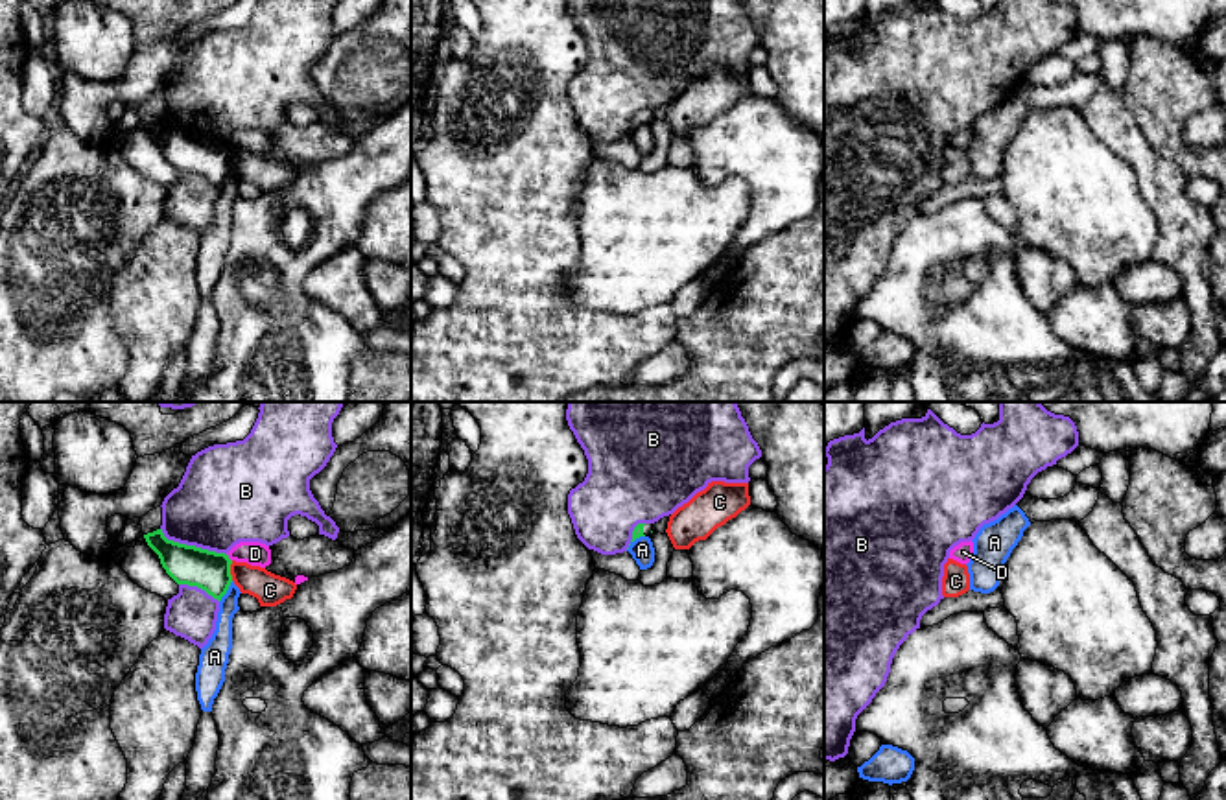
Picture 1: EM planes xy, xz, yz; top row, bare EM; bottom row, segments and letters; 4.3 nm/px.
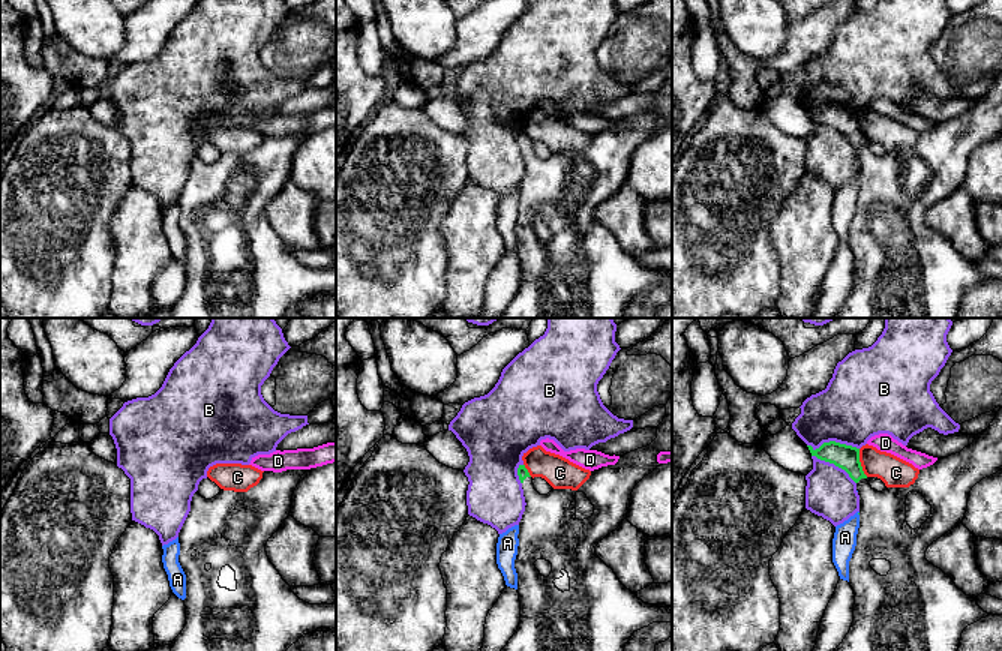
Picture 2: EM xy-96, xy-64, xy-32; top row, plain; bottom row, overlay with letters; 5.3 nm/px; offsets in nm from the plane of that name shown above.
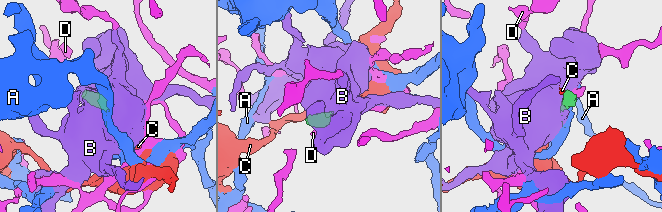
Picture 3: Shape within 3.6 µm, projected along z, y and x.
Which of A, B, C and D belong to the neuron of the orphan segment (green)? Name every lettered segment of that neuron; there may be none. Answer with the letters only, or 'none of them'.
none of them

